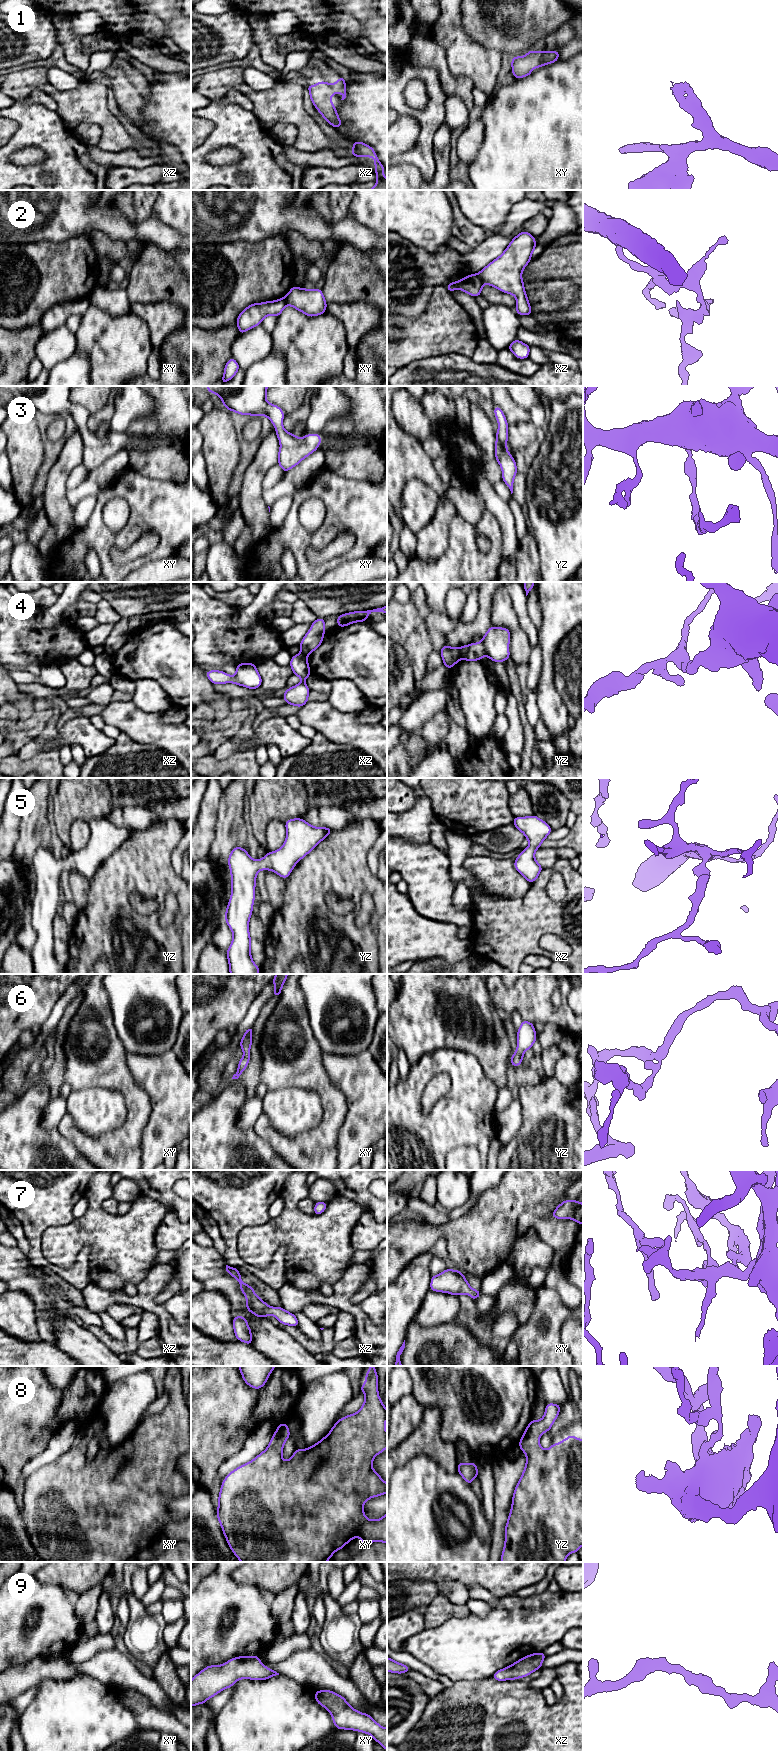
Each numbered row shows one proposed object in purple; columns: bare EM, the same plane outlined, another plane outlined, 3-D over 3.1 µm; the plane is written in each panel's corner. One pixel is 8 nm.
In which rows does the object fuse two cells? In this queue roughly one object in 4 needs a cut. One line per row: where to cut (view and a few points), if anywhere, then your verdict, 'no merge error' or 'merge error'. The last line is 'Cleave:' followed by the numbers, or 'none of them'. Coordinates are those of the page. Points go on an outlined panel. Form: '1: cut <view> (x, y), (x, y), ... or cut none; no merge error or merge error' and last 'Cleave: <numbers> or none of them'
1: cut none; no merge error
2: cut xz (476, 274), (484, 282); merge error
3: cut none; no merge error
4: cut yz (459, 648), (460, 658); merge error
5: cut none; no merge error
6: cut none; no merge error
7: cut none; no merge error
8: cut none; no merge error
9: cut none; no merge error
Cleave: 2, 4

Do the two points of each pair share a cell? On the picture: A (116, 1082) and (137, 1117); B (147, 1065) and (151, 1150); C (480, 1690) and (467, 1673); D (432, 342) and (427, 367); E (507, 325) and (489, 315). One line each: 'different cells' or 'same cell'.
A: same cell
B: same cell
C: different cells
D: different cells
E: same cell

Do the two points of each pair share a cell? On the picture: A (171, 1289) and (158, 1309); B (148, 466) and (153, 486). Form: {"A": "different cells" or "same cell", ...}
{"A": "different cells", "B": "different cells"}

